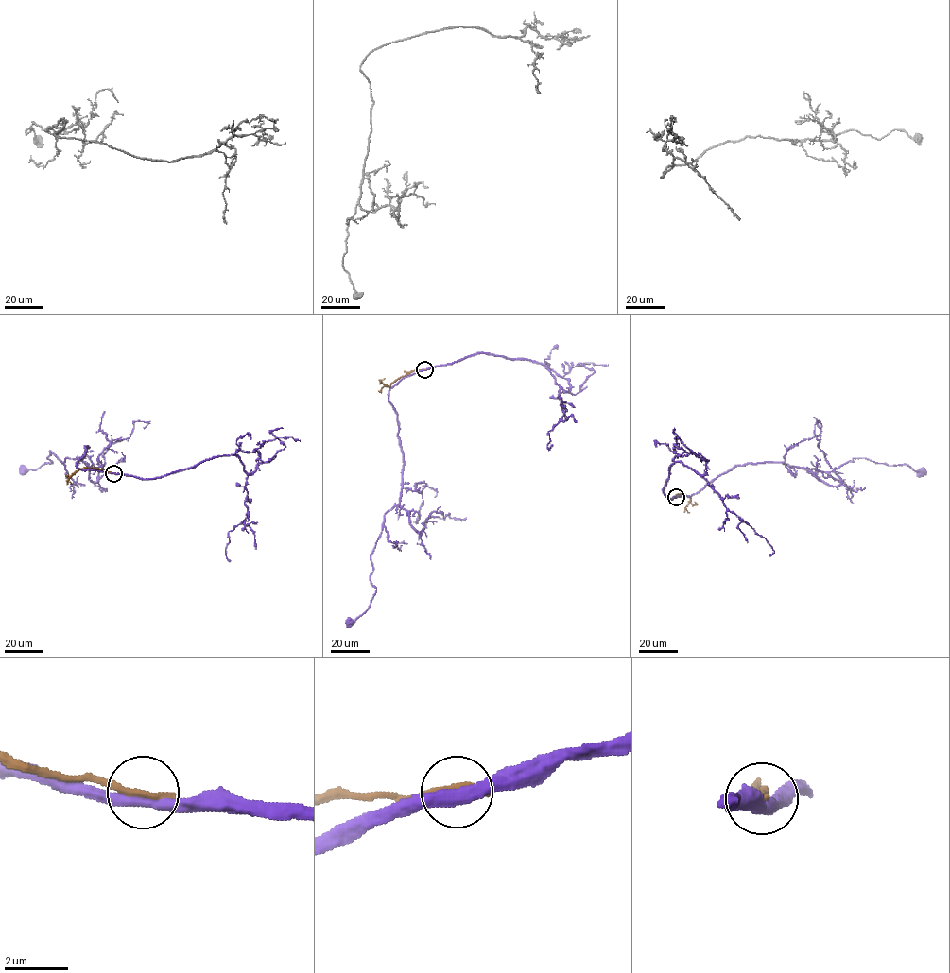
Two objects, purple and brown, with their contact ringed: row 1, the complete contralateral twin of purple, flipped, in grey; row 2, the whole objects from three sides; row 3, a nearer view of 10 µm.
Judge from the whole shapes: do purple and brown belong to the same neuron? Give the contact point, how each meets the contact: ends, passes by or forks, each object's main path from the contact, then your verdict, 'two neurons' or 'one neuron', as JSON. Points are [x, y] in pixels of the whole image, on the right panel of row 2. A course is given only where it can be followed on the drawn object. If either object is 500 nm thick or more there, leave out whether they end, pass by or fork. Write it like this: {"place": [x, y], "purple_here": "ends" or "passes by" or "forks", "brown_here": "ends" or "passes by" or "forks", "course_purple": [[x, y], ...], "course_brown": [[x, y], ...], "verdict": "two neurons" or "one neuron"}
{"place": [676, 497], "purple_here": "passes by", "brown_here": "ends", "course_purple": [[676, 496], [698, 493], [735, 466], [749, 463], [784, 462], [831, 471], [853, 459], [868, 458], [923, 471]], "course_brown": [[676, 496], [680, 493], [690, 498], [684, 512]], "verdict": "two neurons"}

